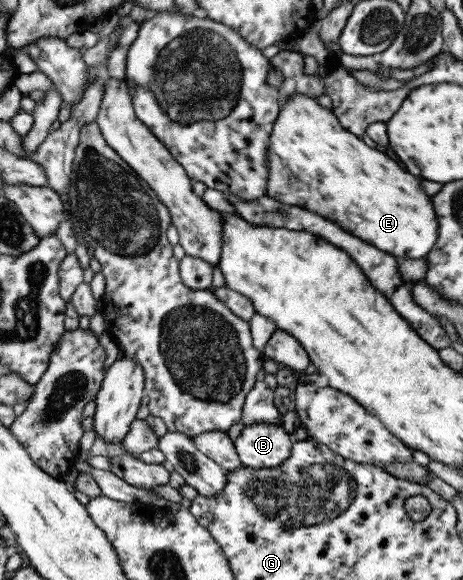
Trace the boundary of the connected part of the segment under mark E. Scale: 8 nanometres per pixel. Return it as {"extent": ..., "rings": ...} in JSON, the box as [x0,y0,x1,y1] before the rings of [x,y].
{"extent":[265,94,438,259],"rings":[[[292,94],[281,103],[269,135],[268,177],[265,196],[283,204],[300,206],[330,220],[351,236],[365,241],[398,259],[424,257],[438,235],[436,214],[419,180],[401,170],[391,158],[365,146],[359,138],[342,127],[333,113],[321,107],[316,98]]]}

